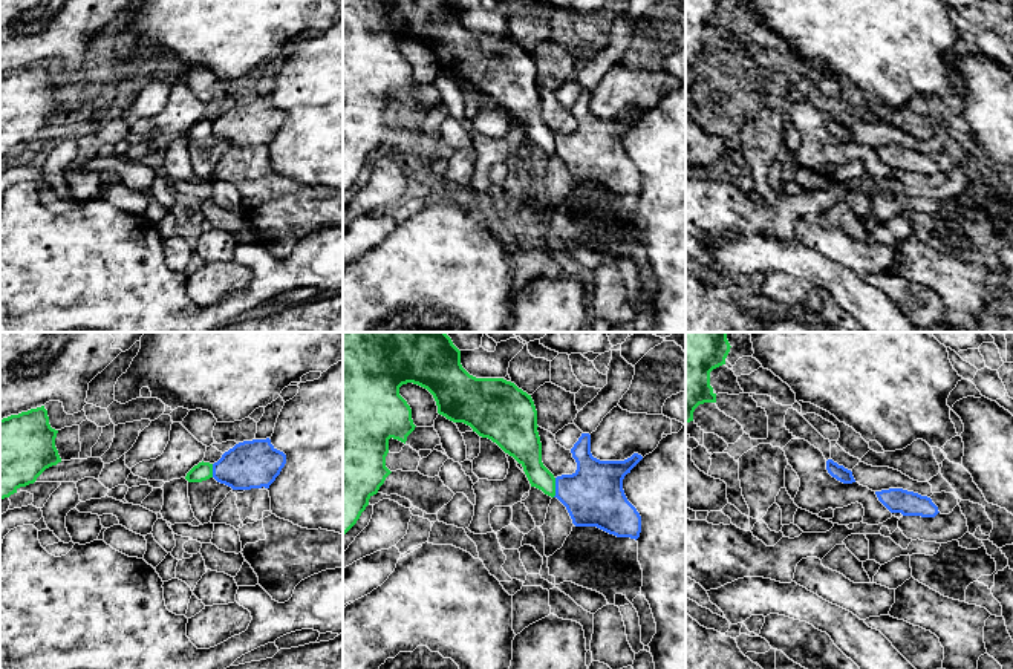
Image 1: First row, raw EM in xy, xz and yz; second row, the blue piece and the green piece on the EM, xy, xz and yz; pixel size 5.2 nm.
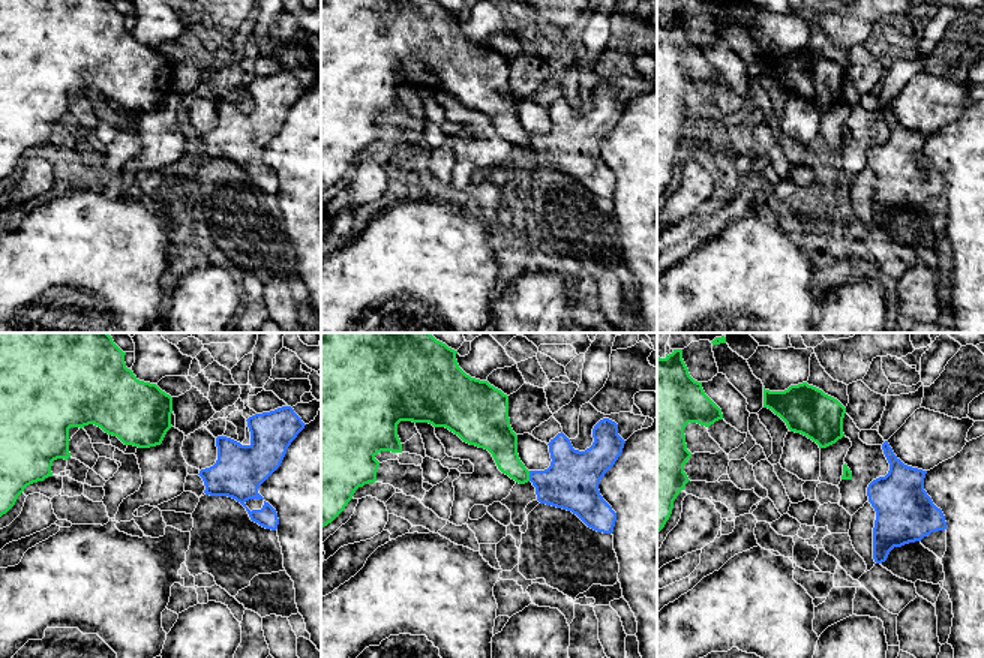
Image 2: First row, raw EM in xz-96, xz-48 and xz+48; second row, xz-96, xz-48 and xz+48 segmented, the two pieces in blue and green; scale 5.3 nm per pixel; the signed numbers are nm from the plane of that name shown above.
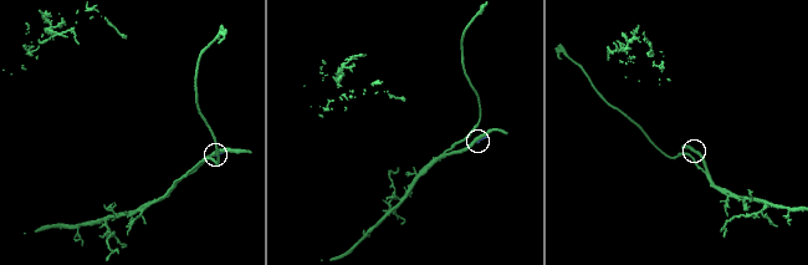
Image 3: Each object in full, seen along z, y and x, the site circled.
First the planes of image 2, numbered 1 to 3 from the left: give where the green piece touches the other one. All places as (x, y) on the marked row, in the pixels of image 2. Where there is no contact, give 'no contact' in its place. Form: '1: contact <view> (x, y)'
1: no contact
2: contact xz-48 (530, 475)
3: no contact

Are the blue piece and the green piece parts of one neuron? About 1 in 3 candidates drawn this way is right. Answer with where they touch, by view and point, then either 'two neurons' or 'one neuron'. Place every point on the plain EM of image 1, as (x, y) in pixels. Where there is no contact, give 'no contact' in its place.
contact xz (556, 144); two neurons

